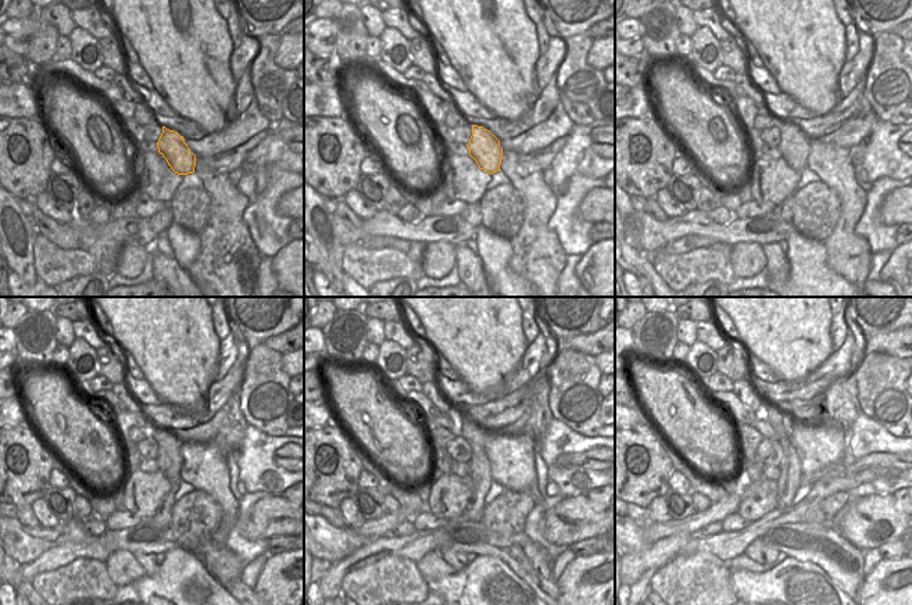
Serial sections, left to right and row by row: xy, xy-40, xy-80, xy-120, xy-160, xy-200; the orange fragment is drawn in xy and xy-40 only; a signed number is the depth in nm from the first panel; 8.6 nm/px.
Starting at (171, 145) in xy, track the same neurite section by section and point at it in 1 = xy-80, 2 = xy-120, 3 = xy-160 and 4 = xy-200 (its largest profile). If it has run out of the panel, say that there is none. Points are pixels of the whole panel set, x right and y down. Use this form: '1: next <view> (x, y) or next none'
1: next xy-80 (794, 146)
2: next xy-120 (168, 457)
3: next xy-160 (475, 436)
4: next xy-200 (768, 412)

